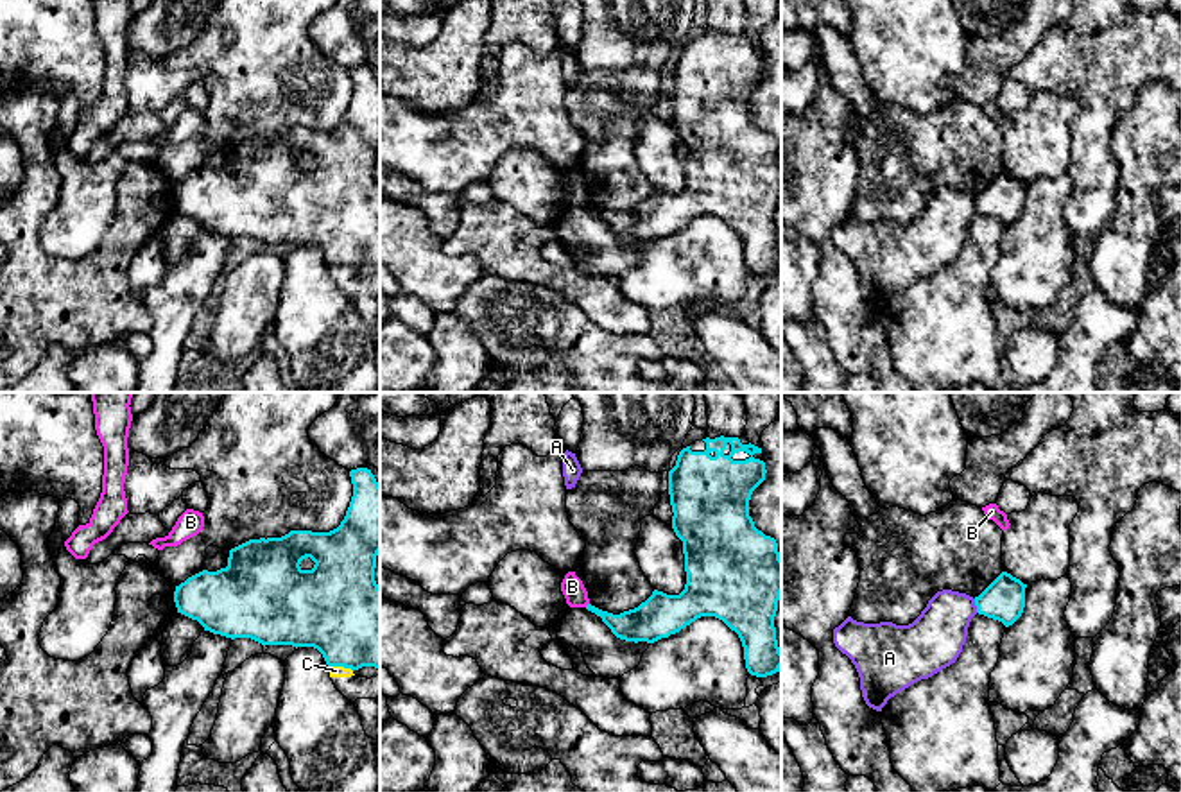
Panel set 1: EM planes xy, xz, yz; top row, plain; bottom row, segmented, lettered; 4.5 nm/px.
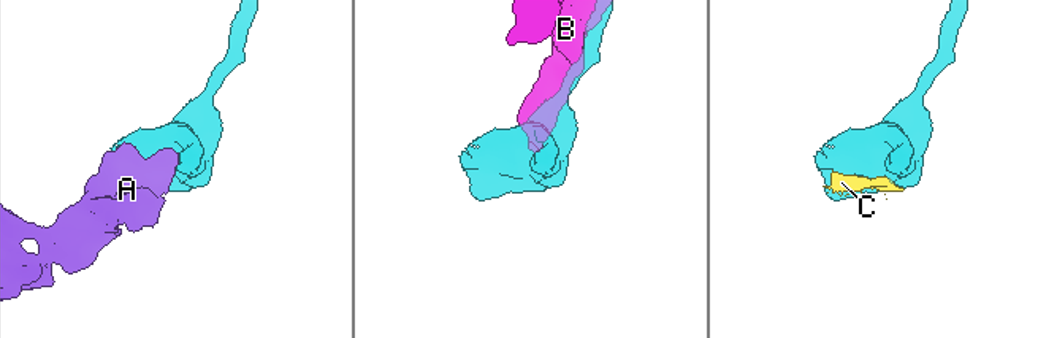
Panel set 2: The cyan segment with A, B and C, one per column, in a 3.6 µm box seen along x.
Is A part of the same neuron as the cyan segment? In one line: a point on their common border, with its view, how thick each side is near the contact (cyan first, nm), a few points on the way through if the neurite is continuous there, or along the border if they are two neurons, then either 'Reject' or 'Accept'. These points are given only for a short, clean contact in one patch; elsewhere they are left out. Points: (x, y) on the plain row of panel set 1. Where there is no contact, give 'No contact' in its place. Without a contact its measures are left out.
Touches cyan at yz (975, 203). Thickness 190 nm (cyan) against 260 nm. Reject

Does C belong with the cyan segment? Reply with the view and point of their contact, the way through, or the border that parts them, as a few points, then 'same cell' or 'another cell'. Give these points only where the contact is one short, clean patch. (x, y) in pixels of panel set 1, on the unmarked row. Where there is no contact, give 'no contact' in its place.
meets cyan in xy at (341, 264); another cell

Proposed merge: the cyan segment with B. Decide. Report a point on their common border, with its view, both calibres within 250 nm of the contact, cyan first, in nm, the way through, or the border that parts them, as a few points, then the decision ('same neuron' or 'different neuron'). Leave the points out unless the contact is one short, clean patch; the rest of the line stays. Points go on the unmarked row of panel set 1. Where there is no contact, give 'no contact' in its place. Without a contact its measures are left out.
no contact | different neuron

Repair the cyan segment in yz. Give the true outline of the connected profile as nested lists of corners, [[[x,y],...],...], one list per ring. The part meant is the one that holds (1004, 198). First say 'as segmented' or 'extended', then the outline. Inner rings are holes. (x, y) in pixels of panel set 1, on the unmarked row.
as segmented; [[[1002,170],[978,195],[975,195],[977,211],[1013,224],[1025,206],[1025,186],[1020,177]]]

